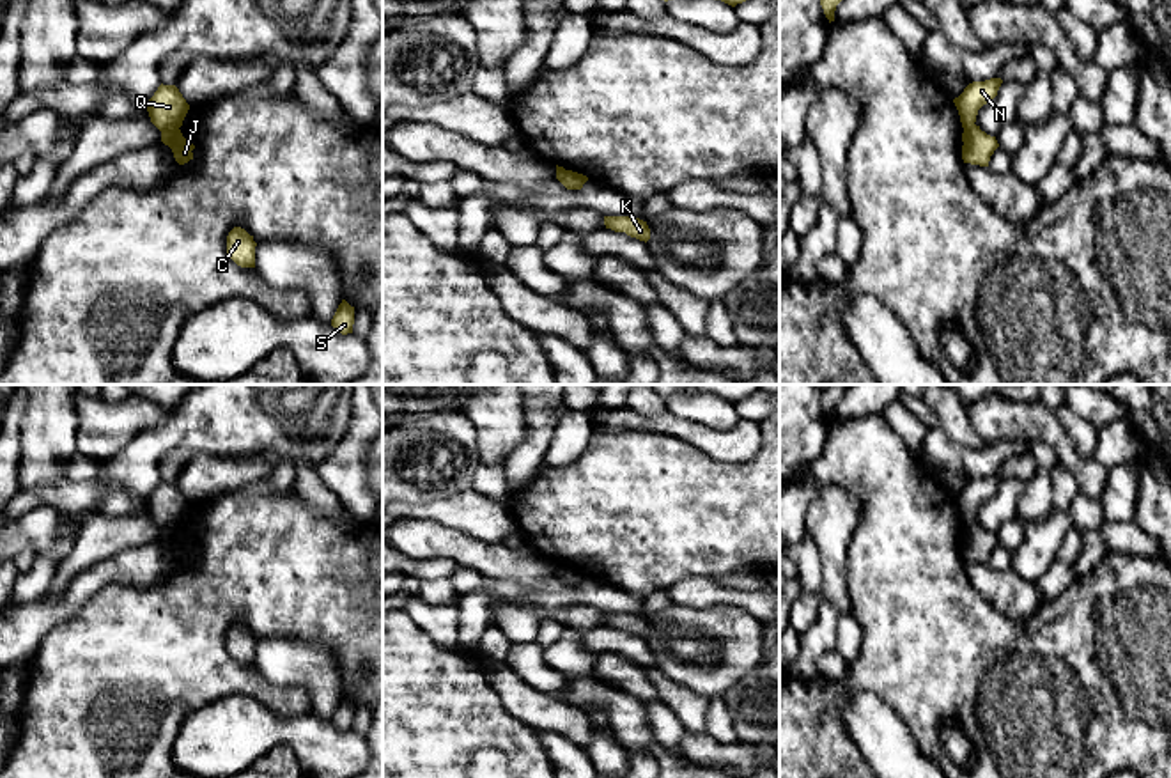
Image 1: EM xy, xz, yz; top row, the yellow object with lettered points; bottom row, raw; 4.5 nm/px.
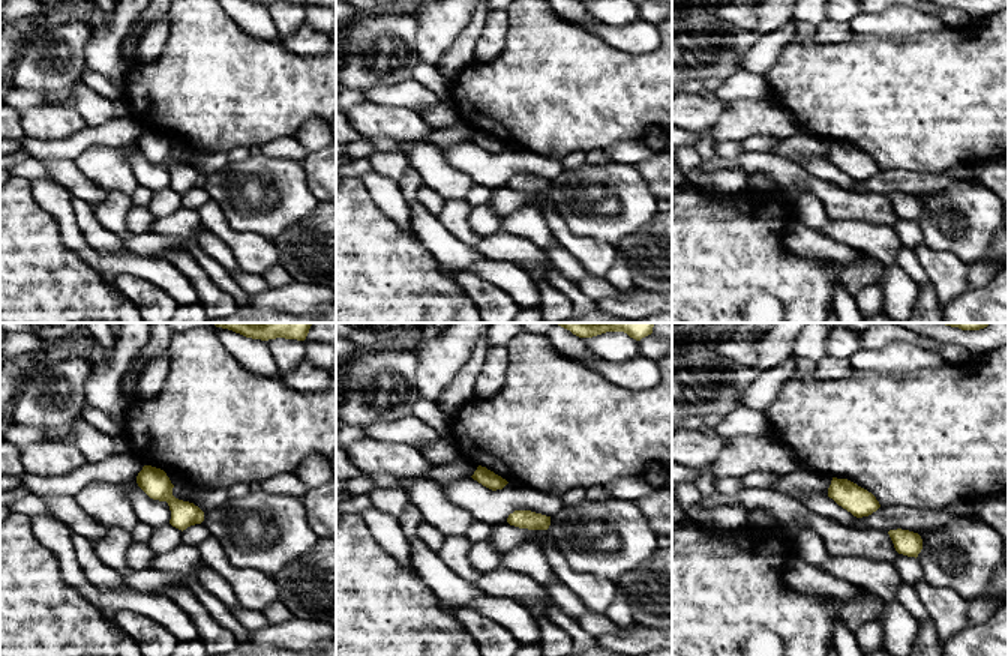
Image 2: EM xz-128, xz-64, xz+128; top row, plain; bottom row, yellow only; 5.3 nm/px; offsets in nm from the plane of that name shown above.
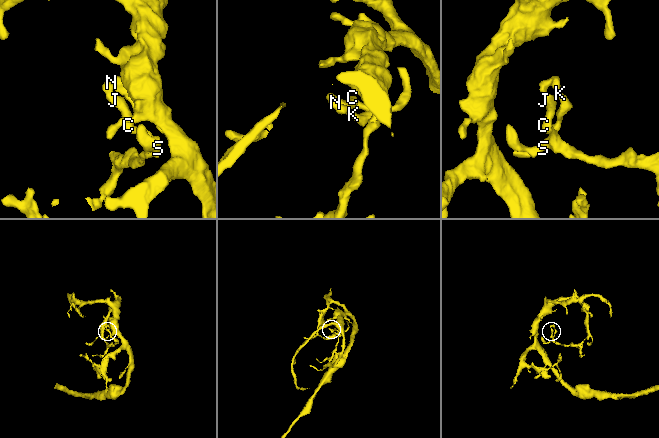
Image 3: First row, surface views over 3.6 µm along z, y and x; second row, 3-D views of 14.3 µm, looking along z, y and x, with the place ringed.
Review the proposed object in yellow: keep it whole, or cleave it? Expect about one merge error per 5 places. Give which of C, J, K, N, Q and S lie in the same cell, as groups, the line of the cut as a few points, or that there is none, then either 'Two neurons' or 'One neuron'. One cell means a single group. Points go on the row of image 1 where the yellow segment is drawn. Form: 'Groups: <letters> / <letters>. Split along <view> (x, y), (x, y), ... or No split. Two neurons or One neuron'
Groups: C J S / K N Q. Split along xy (178, 128), (162, 132). Two neurons

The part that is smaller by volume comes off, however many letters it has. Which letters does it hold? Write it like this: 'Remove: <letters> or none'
Remove: K, N, Q

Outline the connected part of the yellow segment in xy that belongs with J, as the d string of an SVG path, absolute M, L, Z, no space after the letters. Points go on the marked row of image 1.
M181 129L161 131L161 142L172 149L174 158L179 165L193 159L191 151L195 149L195 145L182 136Z

